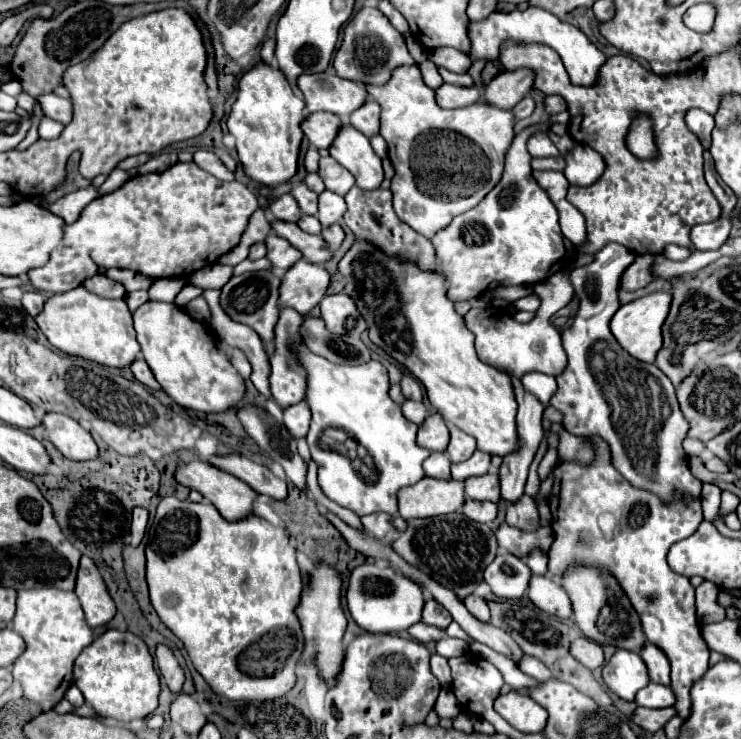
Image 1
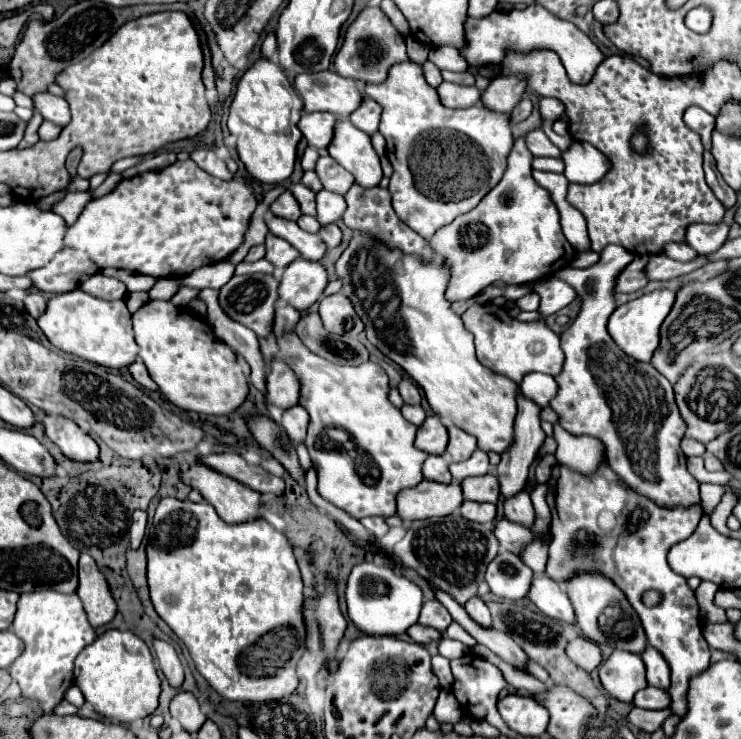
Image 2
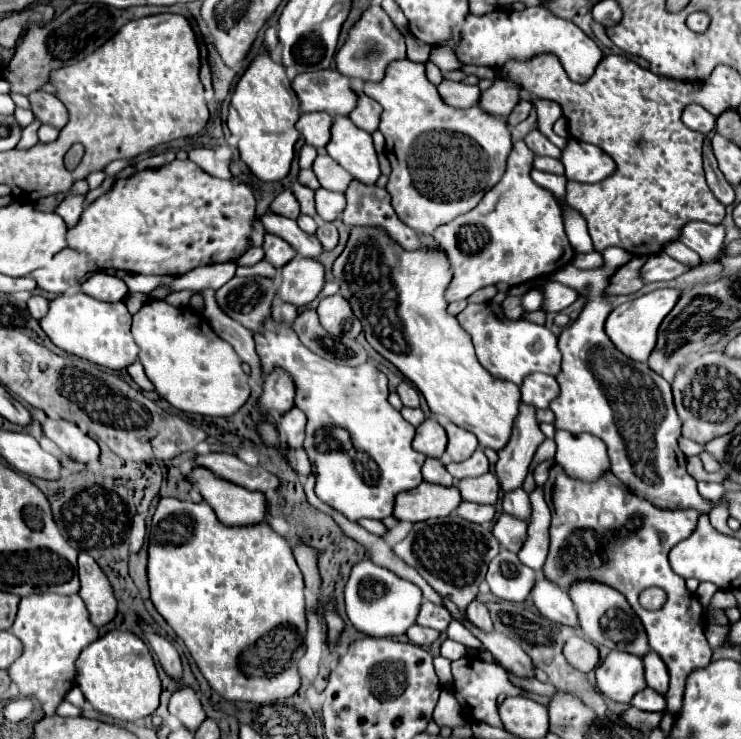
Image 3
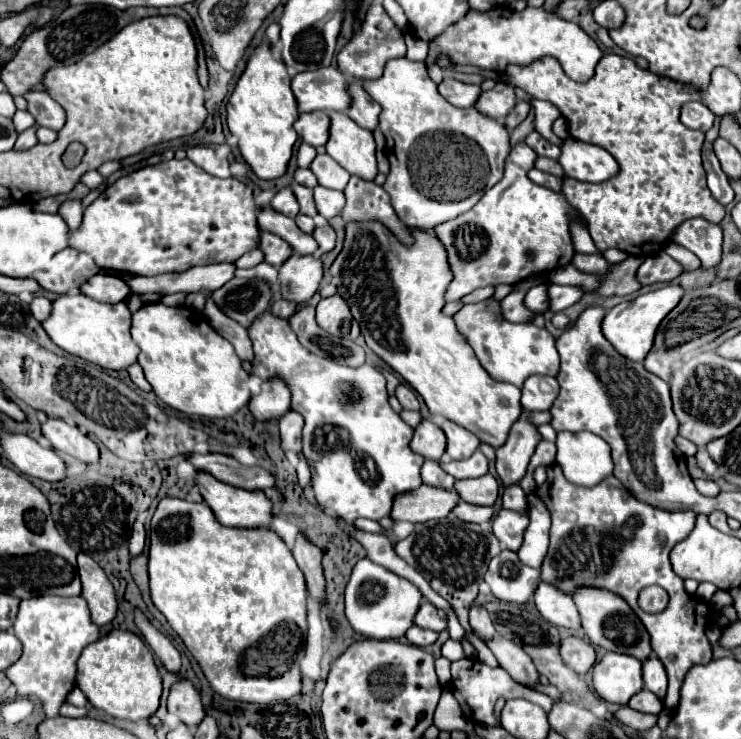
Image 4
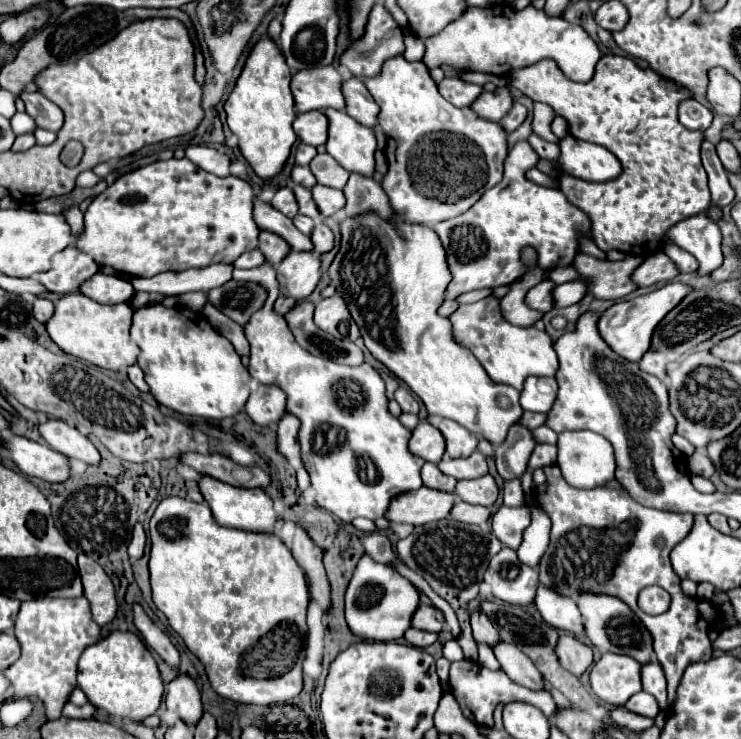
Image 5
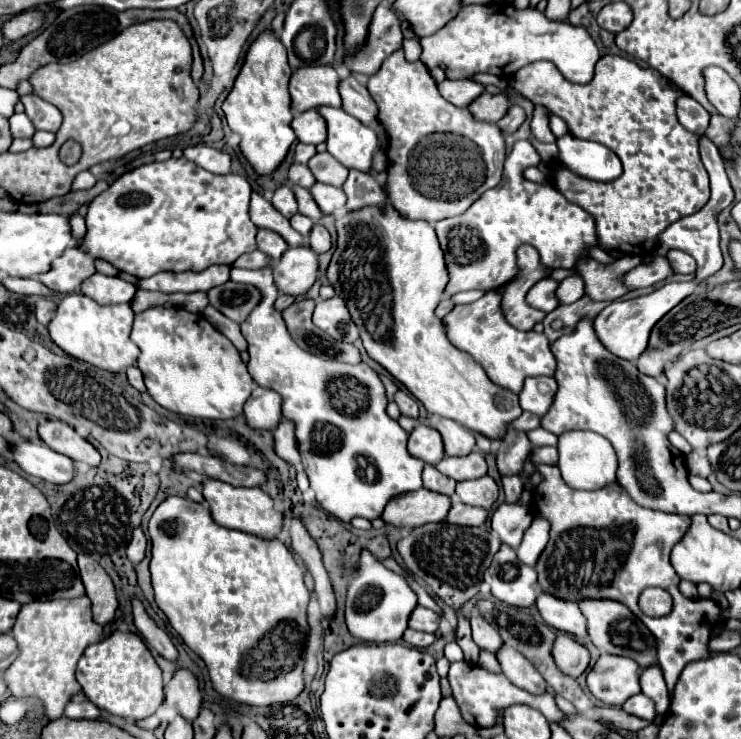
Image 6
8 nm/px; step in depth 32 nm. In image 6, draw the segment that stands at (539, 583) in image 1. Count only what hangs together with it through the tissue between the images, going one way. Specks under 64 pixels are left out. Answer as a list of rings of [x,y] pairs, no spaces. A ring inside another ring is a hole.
[[[540,592],[536,606],[548,626],[554,630],[566,632],[576,636],[578,640],[588,640],[588,624],[584,622],[584,616],[580,614],[580,608],[576,602],[558,600],[550,594]]]

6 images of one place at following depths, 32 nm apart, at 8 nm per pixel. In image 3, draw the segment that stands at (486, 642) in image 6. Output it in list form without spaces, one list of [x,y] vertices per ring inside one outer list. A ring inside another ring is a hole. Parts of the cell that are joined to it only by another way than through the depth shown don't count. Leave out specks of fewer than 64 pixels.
[[[474,600],[474,602],[468,606],[466,616],[468,616],[470,624],[476,626],[478,630],[484,630],[484,632],[492,632],[492,630],[494,630],[492,620],[490,620],[490,612],[488,612],[488,608],[486,608],[484,604],[480,604],[480,602]]]

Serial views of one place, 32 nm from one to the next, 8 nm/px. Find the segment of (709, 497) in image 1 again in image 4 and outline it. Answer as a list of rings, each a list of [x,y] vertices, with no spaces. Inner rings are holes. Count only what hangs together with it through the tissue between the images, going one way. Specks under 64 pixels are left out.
[[[698,478],[698,480],[694,480],[694,484],[696,484],[696,488],[698,488],[704,496],[714,496],[714,494],[720,492],[718,484],[714,484],[712,480],[702,480],[702,478]]]

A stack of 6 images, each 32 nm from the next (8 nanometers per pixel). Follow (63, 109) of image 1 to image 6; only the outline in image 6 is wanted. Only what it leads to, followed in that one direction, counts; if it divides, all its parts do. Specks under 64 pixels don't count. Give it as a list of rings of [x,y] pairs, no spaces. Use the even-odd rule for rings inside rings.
[[[20,96],[24,108],[26,108],[26,114],[28,118],[32,120],[34,128],[36,130],[46,130],[46,132],[56,132],[62,124],[62,114],[56,106],[44,102],[42,98],[36,98],[36,96]]]

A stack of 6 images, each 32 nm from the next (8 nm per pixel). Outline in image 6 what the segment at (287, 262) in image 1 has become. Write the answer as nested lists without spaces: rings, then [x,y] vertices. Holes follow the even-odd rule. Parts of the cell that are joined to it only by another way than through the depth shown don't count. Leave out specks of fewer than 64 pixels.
[[[258,230],[256,232],[256,246],[260,252],[268,254],[274,262],[282,256],[282,252],[288,248],[288,244],[272,230]]]

